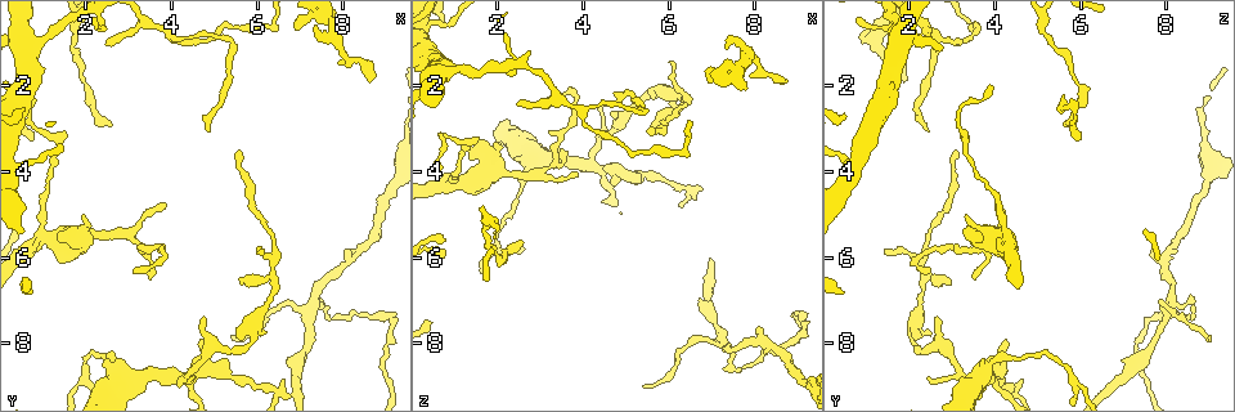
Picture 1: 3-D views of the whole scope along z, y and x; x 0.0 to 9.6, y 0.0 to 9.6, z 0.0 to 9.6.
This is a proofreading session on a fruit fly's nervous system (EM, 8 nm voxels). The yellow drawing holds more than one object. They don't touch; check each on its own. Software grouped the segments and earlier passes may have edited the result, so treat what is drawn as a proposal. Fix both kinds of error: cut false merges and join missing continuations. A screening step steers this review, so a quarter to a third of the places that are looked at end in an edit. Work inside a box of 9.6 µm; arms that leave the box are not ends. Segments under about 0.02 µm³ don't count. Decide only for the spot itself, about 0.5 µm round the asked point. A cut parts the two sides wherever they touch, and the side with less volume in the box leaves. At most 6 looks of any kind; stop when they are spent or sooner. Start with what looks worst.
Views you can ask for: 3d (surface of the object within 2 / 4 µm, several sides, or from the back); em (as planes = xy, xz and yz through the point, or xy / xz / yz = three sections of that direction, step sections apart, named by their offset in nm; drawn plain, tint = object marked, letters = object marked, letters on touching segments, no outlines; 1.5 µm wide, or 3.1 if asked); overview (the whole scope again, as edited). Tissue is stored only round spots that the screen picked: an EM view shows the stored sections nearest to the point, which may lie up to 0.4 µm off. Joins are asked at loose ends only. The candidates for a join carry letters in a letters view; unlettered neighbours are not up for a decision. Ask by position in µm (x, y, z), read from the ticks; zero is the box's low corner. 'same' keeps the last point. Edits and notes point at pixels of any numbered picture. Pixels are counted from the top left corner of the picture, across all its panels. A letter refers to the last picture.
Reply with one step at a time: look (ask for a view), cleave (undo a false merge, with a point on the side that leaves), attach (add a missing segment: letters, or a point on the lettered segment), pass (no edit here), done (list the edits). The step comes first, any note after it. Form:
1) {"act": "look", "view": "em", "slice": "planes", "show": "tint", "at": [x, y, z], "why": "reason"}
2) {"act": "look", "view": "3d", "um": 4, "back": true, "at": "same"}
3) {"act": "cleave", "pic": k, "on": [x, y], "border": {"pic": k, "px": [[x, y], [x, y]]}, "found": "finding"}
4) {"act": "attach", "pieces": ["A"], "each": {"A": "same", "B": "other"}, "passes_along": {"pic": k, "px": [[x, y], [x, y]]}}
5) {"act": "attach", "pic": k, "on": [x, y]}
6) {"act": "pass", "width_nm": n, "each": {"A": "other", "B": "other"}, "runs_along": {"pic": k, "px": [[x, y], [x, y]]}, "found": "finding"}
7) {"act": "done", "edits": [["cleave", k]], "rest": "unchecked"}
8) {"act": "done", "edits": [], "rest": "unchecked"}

{"act": "look", "view": "em", "slice": "xy", "step": 4, "show": "tint", "at": [5.60, 8.15, 2.15], "why": "abrupt turn"}

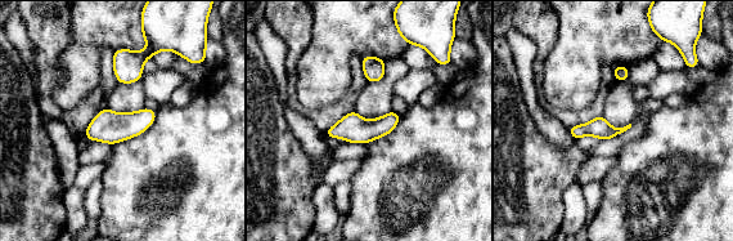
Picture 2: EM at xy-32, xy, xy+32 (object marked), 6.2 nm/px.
{"act": "look", "view": "em", "slice": "xy", "step": 4, "show": "letters", "at": "same", "why": "what lies round it"}

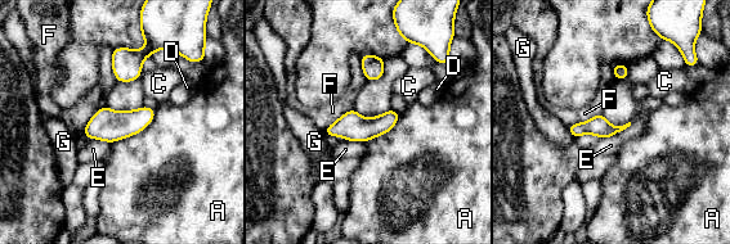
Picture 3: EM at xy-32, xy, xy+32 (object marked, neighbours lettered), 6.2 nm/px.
{"act": "pass", "each": {"A": "other", "C": "other", "D": "other", "E": "other", "F": "other", "G": "other"}, "border": {"pic": 3, "px": [[156, 111], [140, 131], [110, 143]]}, "found": "continuous, no second neuron"}

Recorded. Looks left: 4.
{"act": "look", "view": "3d", "um": 4, "at": [8.75, 1.80, 1.90], "why": "thin end"}

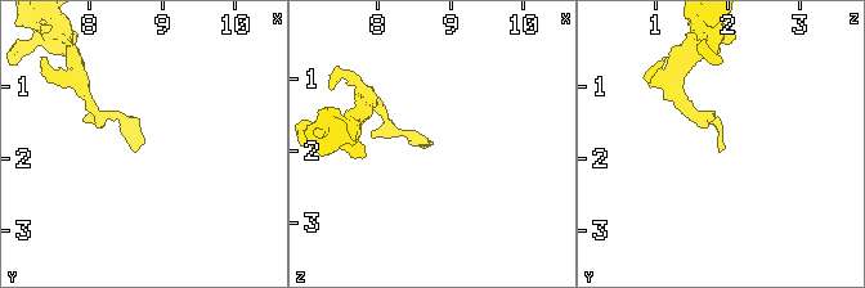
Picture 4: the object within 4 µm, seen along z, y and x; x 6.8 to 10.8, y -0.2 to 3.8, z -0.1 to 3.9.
{"act": "look", "view": "em", "slice": "yz", "step": 4, "show": "letters", "at": [8.80, 1.75, 1.90], "why": "need the tissue"}

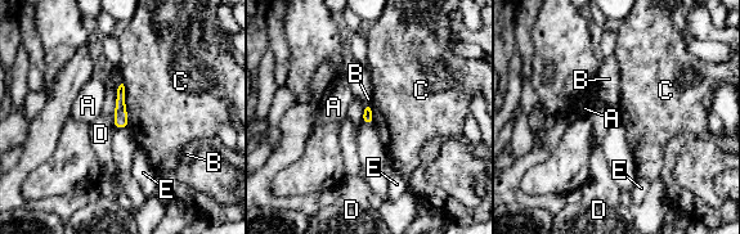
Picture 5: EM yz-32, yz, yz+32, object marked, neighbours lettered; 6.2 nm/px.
{"act": "look", "view": "em", "slice": "planes", "show": "letters", "at": "same", "why": "cut it another way"}

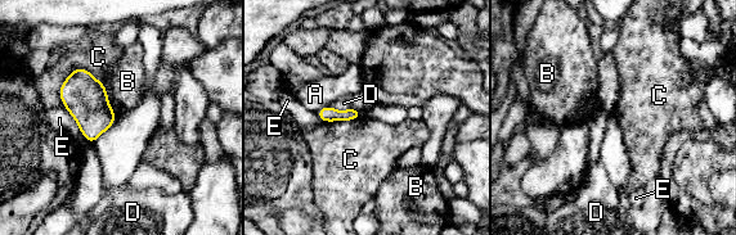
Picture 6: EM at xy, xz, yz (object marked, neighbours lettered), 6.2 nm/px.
{"act": "pass", "each": {"A": "other", "B": "other", "C": "other", "D": "other", "E": "other"}, "border": {"pic": 6, "px": [[104, 86], [76, 68], [58, 95]]}, "found": "none of them fits"}

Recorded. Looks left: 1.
{"act": "look", "view": "em", "slice": "planes", "show": "letters", "at": [5.65, 6.60, 3.05], "why": "an open end"}

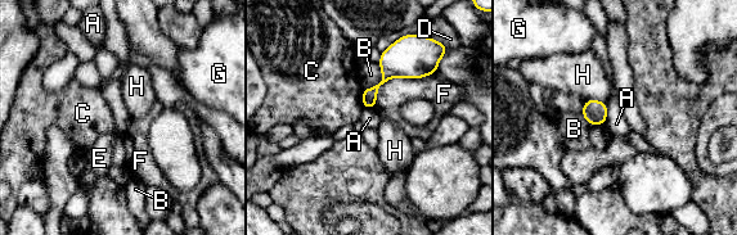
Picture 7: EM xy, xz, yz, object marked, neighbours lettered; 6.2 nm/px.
{"act": "pass", "each": {"A": "other", "B": "other", "C": "other", "D": "other", "E": "other", "F": "other", "G": "other", "H": "other"}, "border": {"pic": 7, "px": [[605, 103], [606, 122]]}, "found": "no lettered segment goes on from it"}

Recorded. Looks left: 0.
{"act": "done", "edits": [], "rest": "unchecked"}

